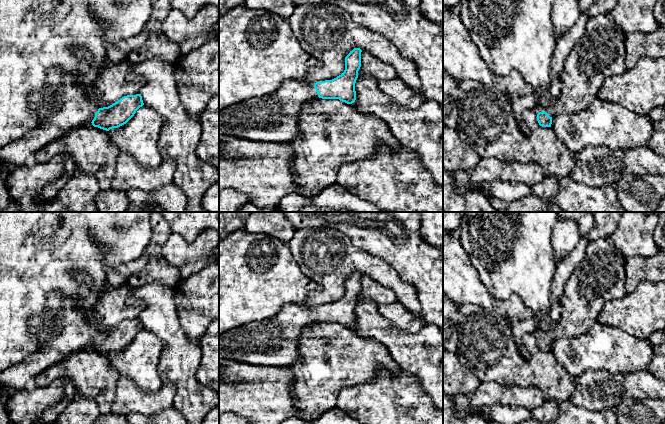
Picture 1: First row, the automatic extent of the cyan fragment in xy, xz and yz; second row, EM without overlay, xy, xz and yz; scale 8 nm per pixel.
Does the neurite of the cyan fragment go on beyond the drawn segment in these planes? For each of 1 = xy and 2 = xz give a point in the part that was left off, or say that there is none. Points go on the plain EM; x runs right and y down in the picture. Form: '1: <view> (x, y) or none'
1: xy (63, 328)
2: xz (274, 341)

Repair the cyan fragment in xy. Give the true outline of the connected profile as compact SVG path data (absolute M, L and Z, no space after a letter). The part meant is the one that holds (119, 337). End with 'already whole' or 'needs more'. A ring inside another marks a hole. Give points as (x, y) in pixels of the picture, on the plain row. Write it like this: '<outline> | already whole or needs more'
M58 290L50 292L47 295L45 312L42 315L33 316L29 320L29 330L39 339L40 347L22 361L13 364L2 372L0 374L0 385L13 391L26 389L30 387L35 376L39 375L57 362L65 359L71 353L78 350L88 349L91 346L94 351L109 355L110 353L118 352L126 348L143 329L144 327L141 318L136 318L124 320L108 331L99 332L88 322L87 316L83 313L78 303L64 298L63 294Z | needs more

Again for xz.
M354 272L345 281L344 296L332 304L314 308L306 305L288 304L279 313L260 322L251 322L235 327L219 336L219 358L240 361L257 366L289 366L300 359L298 339L309 323L339 323L347 328L356 324L355 307L361 291L360 272Z | needs more

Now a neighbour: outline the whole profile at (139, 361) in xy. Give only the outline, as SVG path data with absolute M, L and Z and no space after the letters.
M143 329L126 348L108 357L119 376L128 377L143 392L154 393L163 384L158 372L163 347L157 336Z

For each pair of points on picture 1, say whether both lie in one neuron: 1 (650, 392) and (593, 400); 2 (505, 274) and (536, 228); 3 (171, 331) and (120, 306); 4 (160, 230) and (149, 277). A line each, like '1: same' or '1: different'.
1: same
2: same
3: different
4: same

